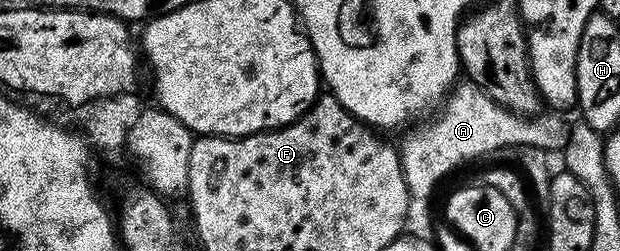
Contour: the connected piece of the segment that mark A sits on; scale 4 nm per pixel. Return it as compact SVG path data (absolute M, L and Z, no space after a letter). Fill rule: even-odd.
M460 80L448 92L441 108L434 114L435 122L432 125L416 124L411 127L416 129L408 128L402 134L403 145L400 144L398 150L407 190L411 196L431 197L435 184L442 177L449 176L458 165L463 165L474 157L483 157L494 149L507 149L510 145L517 145L516 147L529 146L561 151L565 143L569 143L571 125L563 122L559 115L543 116L526 117L511 113L493 99L489 99L489 95L485 95L472 81Z

